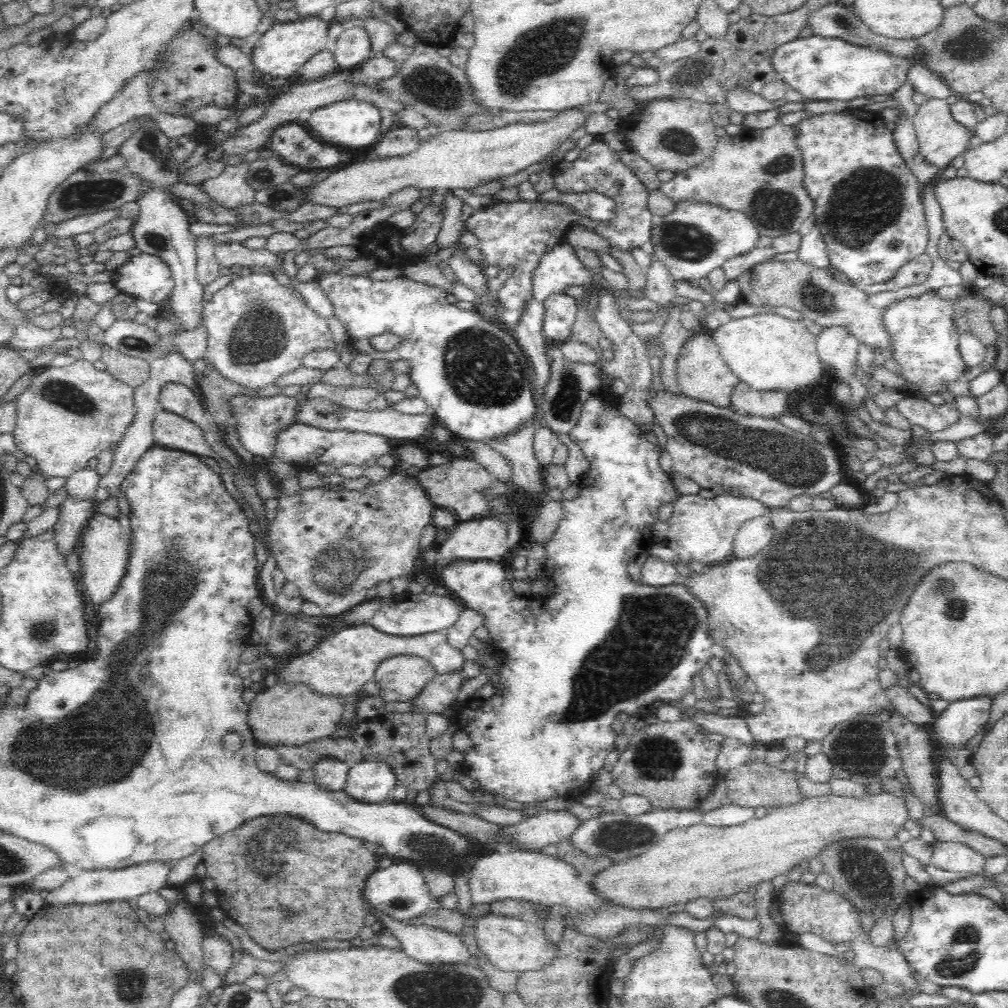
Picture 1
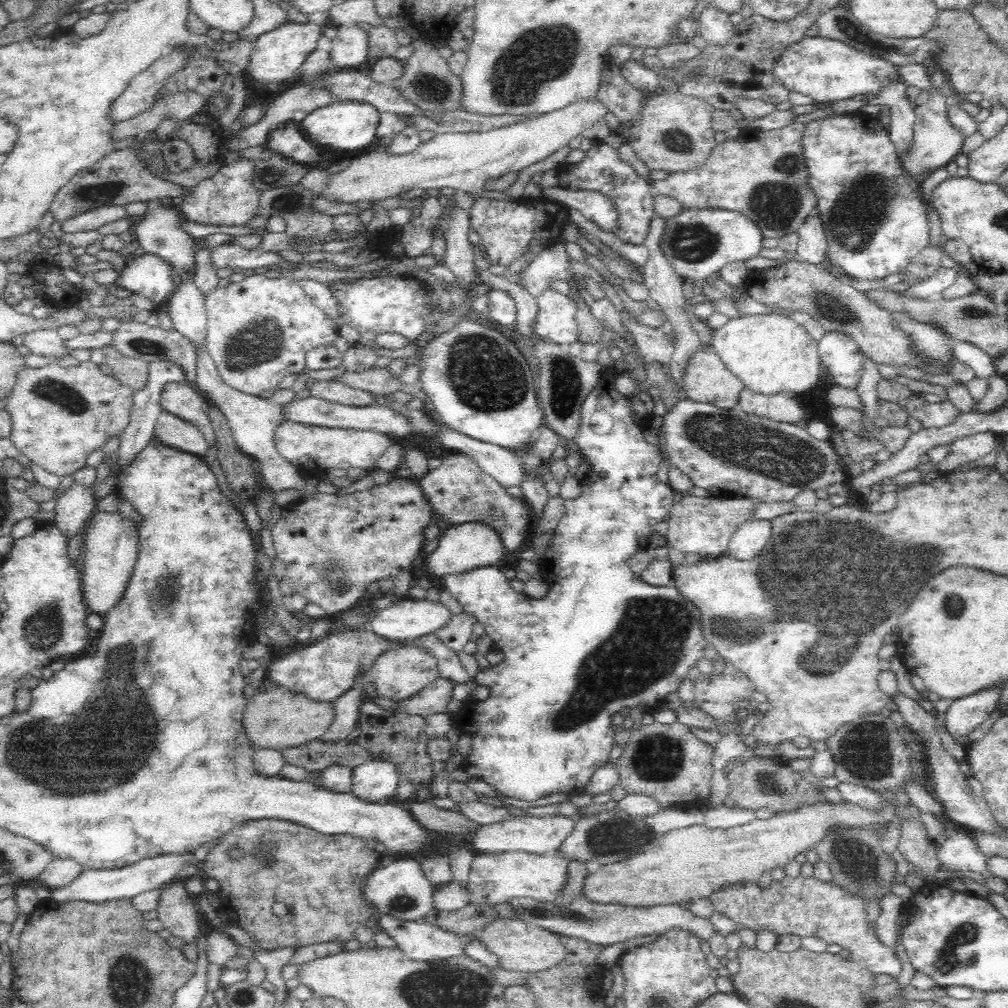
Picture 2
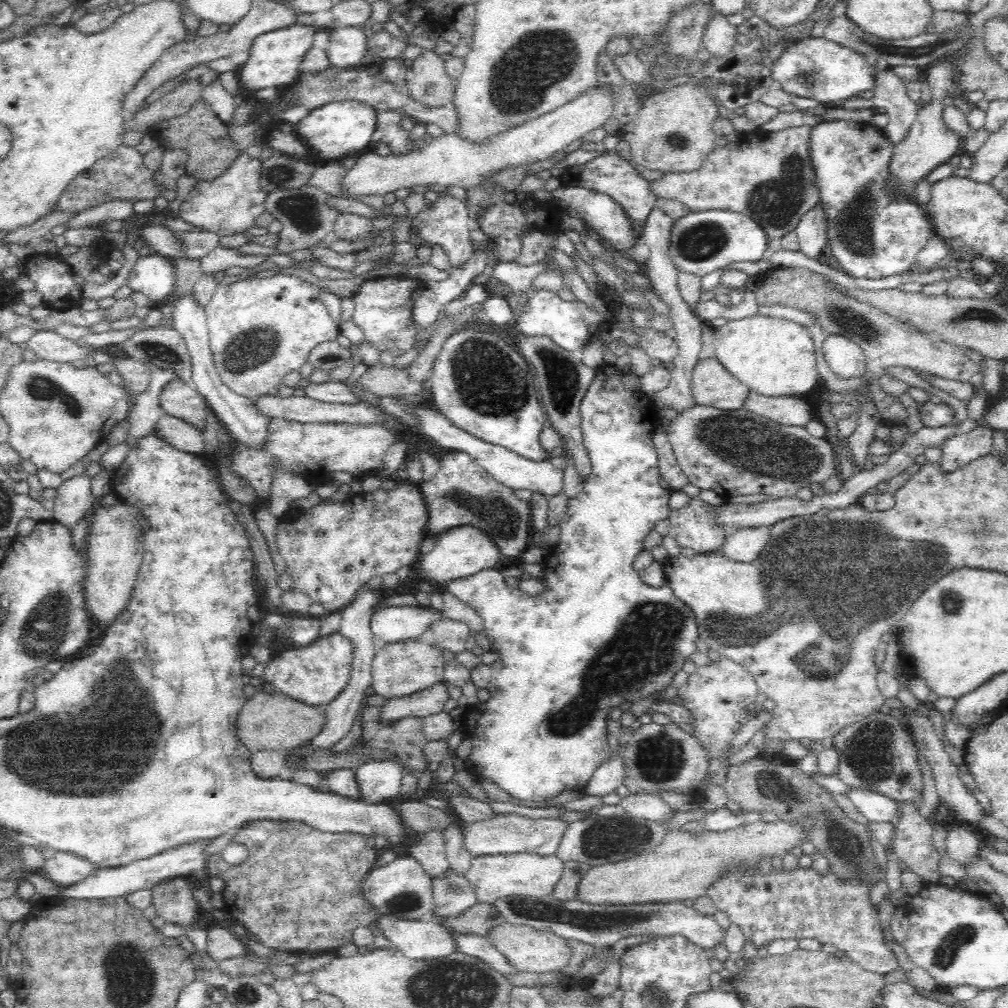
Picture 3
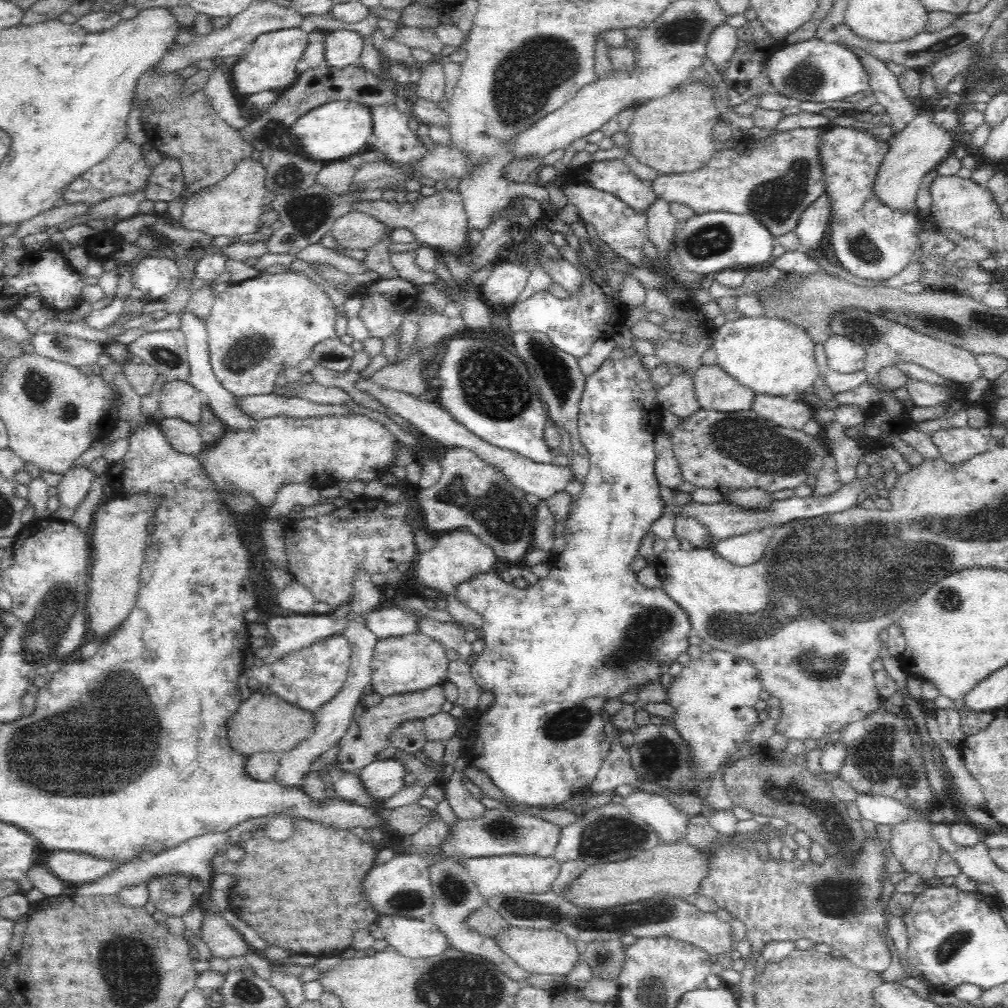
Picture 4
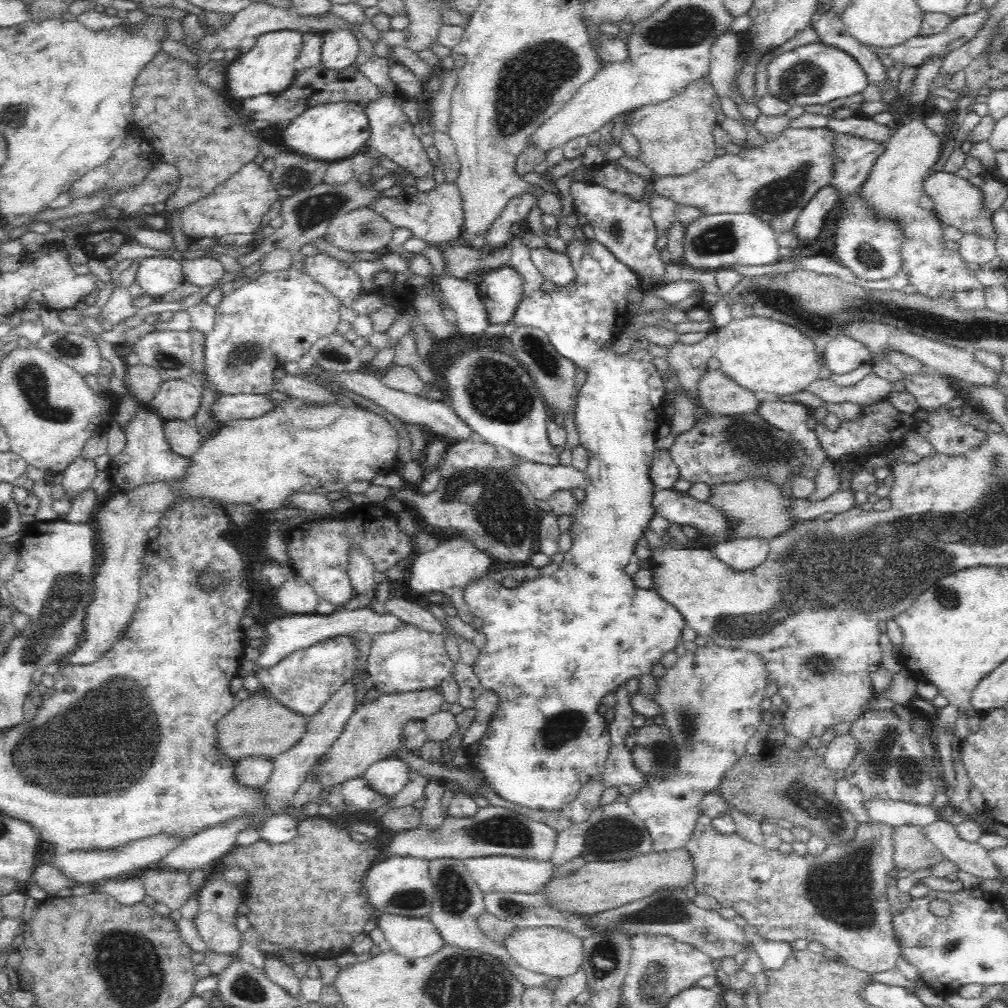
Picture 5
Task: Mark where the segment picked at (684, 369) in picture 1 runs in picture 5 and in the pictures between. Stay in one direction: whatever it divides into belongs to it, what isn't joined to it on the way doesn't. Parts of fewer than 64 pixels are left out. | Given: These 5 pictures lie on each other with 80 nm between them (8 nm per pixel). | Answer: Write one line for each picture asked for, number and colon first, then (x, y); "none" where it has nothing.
2: (707, 379)
3: (710, 383)
4: (715, 389)
5: (718, 394)

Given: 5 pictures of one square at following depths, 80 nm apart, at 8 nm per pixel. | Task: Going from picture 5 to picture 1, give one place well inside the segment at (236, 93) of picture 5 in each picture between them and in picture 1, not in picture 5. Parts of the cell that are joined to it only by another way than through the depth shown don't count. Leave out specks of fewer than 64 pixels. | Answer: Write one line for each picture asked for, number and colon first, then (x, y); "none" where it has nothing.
1: (282, 51)
2: (278, 55)
3: (275, 58)
4: (271, 64)

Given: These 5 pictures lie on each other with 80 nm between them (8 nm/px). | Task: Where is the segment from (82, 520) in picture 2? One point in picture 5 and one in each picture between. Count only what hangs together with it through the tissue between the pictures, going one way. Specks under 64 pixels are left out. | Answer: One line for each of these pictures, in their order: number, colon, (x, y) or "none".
3: (74, 501)
4: (74, 488)
5: (77, 479)

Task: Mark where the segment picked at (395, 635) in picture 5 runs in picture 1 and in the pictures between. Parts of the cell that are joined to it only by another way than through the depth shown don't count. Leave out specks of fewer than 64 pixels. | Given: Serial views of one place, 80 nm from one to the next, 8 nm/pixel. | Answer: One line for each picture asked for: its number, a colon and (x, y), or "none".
1: (400, 678)
2: (401, 673)
3: (400, 669)
4: (400, 665)

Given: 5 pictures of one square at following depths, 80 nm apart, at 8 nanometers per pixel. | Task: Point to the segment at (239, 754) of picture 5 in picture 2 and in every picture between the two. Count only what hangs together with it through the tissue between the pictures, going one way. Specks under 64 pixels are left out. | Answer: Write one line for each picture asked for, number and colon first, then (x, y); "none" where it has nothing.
2: (278, 718)
3: (273, 721)
4: (267, 723)

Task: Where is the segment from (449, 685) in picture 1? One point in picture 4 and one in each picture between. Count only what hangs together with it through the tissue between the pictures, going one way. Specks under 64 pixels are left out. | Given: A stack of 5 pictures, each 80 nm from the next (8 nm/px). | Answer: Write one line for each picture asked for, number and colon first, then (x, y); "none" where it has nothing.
2: (433, 698)
3: (431, 700)
4: (367, 735)

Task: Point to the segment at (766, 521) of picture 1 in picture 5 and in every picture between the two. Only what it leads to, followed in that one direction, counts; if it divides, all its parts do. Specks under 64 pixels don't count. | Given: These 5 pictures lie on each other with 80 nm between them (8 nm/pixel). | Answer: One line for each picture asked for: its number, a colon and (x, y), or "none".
2: (751, 538)
3: (745, 544)
4: (743, 550)
5: (741, 554)

